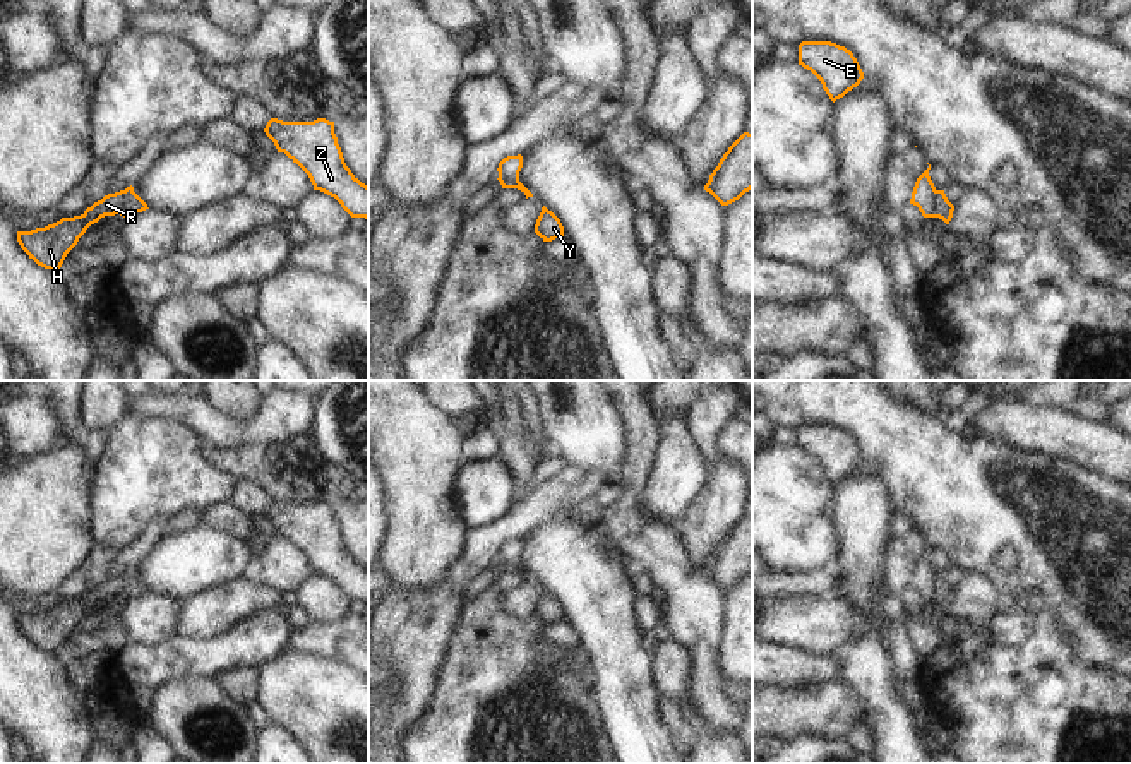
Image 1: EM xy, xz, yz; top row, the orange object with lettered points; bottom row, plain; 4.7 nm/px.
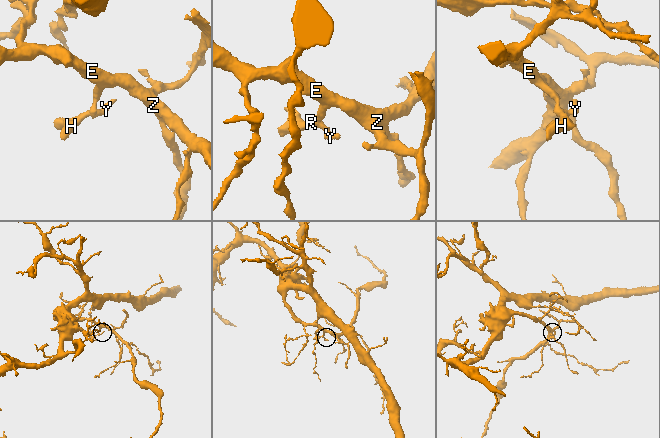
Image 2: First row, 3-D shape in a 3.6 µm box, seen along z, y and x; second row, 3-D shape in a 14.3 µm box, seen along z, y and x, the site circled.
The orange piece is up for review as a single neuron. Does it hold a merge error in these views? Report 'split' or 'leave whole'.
split

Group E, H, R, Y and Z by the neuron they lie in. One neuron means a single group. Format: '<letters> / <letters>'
E Z / H R Y

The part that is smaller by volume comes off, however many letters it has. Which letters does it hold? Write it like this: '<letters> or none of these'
H, R, Y

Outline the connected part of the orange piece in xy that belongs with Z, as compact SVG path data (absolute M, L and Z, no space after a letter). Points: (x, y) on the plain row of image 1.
M271 502L264 516L278 536L284 536L308 558L314 574L334 581L351 601L368 603L368 570L346 550L334 517L334 505Z

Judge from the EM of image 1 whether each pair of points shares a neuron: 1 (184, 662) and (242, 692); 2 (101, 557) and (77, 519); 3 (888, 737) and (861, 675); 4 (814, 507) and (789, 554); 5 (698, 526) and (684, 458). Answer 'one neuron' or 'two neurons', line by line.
1: two neurons
2: two neurons
3: one neuron
4: one neuron
5: two neurons

